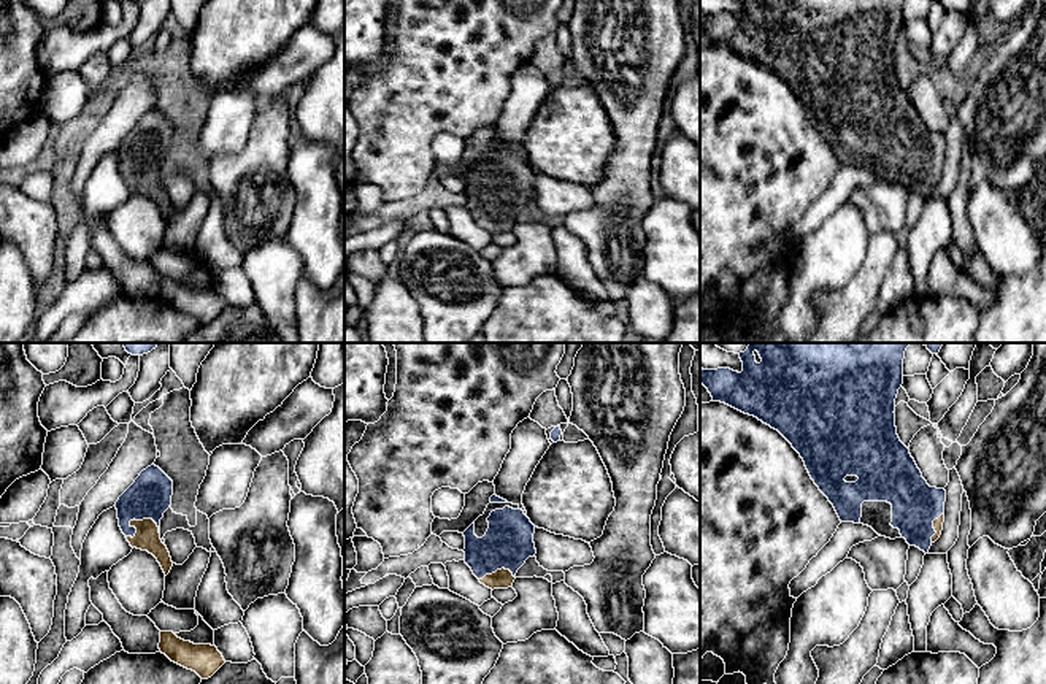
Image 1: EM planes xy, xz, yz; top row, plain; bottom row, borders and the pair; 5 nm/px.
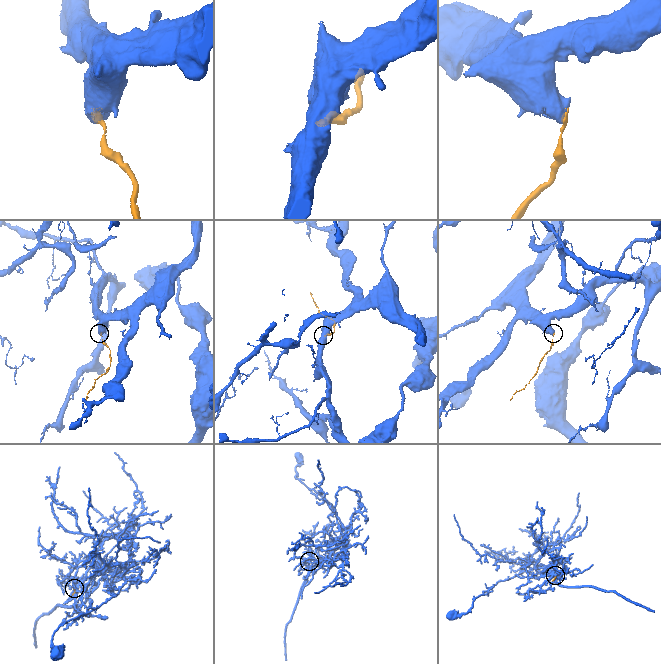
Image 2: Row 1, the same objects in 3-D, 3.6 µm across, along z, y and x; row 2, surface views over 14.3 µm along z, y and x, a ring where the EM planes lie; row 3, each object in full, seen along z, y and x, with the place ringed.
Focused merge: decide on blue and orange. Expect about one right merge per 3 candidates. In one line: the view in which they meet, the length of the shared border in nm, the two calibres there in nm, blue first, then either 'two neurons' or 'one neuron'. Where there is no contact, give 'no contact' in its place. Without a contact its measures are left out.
xy | 180 nm | 220/130 nm | one neuron

